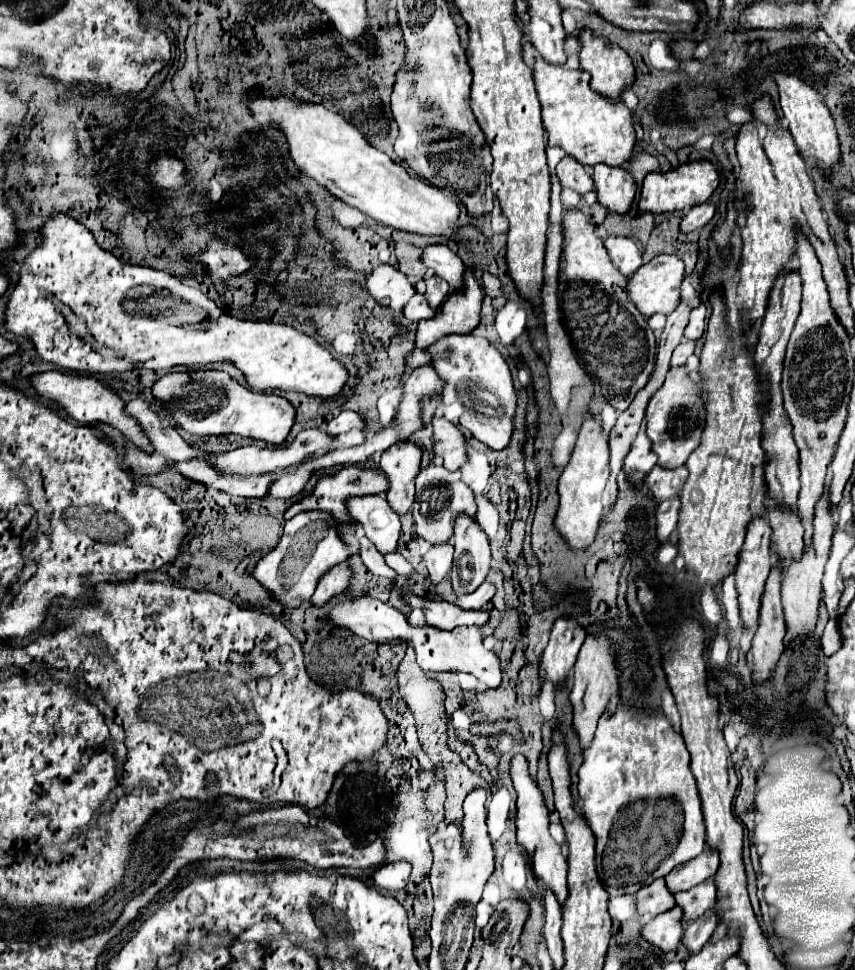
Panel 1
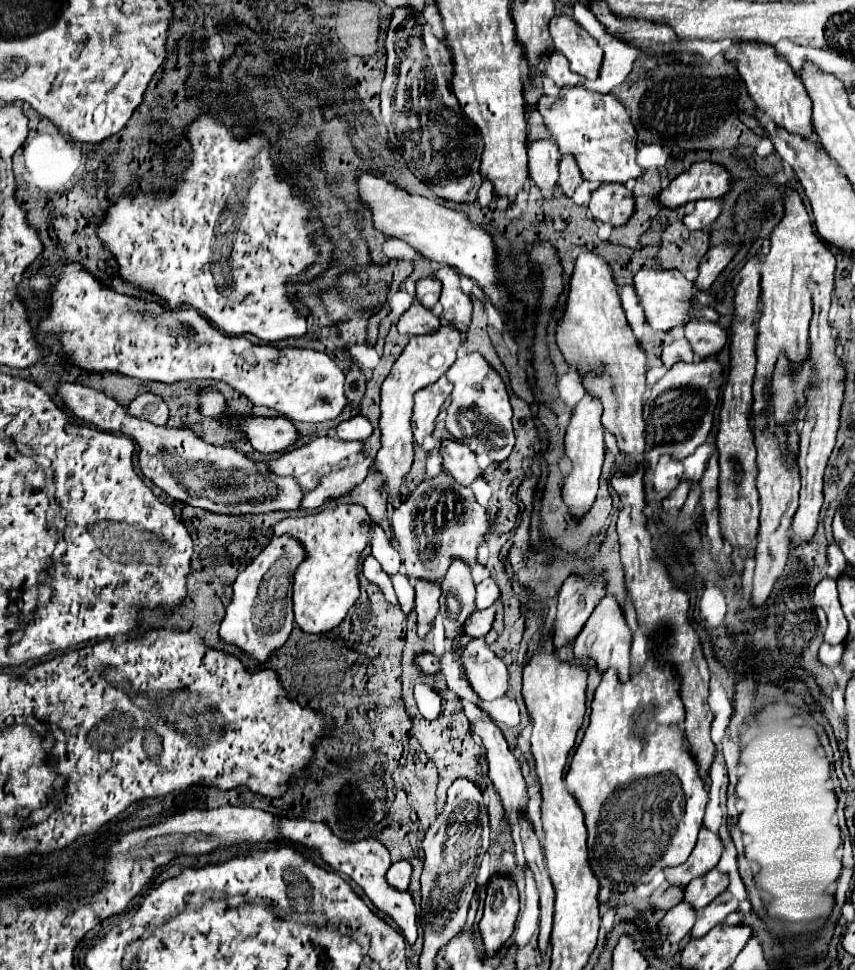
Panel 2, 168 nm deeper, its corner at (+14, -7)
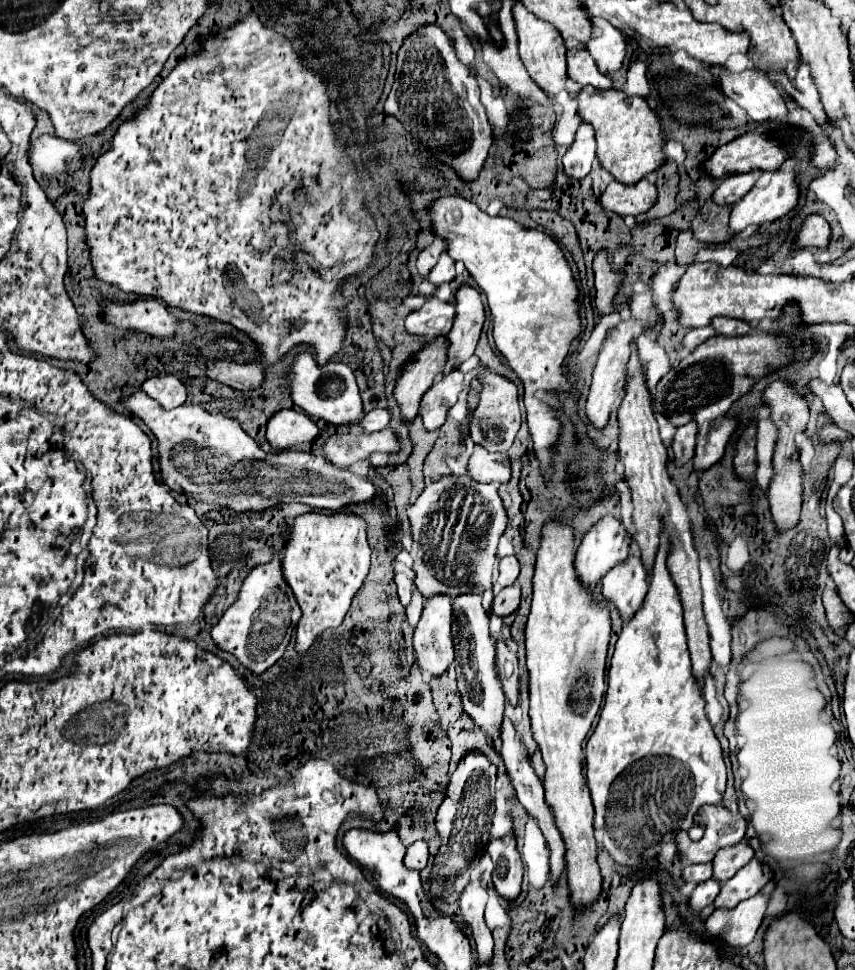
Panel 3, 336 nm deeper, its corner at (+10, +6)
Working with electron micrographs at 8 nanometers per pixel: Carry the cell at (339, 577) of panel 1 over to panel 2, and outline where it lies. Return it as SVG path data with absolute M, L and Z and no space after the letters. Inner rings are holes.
M338 505L324 509L318 515L284 519L274 527L274 535L290 535L306 551L304 561L298 565L292 583L294 621L304 633L328 633L338 627L348 615L350 607L360 597L358 585L358 559L368 545L370 517L360 505Z

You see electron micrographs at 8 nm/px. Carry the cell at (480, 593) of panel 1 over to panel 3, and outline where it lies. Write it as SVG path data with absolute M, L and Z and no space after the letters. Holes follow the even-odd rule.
M506 556L500 560L500 574L498 574L498 580L496 580L496 586L498 588L504 588L504 586L510 586L516 582L520 574L520 564L514 556Z

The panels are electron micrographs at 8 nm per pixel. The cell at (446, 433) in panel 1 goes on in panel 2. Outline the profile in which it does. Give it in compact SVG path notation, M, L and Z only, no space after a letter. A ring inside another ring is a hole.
M442 441L442 457L446 473L450 473L460 485L472 485L478 477L482 477L482 469L476 463L476 453L472 453L468 445L458 441Z

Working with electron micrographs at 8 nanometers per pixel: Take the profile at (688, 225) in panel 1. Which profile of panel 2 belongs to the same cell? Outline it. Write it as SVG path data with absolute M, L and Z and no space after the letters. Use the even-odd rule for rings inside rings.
M702 199L702 201L696 201L696 209L688 213L682 221L692 231L704 229L704 227L710 227L720 213L722 213L722 199Z

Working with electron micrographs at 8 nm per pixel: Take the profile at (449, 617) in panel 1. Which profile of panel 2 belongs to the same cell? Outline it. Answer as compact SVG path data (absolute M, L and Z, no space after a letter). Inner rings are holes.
M488 607L484 611L476 611L474 615L468 617L466 621L466 635L470 639L474 637L484 637L490 629L492 629L492 623L494 623L494 617L496 617L496 607Z

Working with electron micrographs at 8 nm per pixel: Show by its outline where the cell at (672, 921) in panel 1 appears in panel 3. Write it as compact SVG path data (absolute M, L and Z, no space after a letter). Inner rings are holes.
M712 878L706 880L706 882L702 882L702 884L698 884L694 888L690 900L688 900L688 912L698 914L702 908L706 908L708 904L714 902L714 898L716 898L718 892L720 892L720 884L716 880L712 880Z

